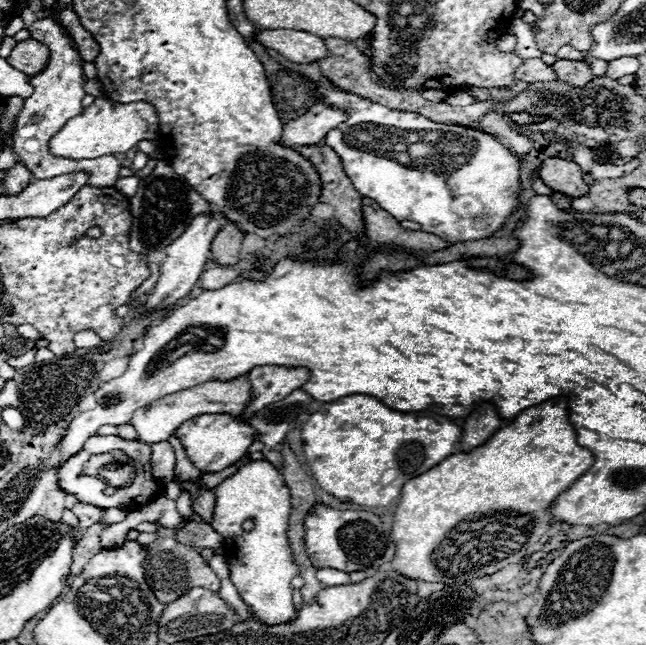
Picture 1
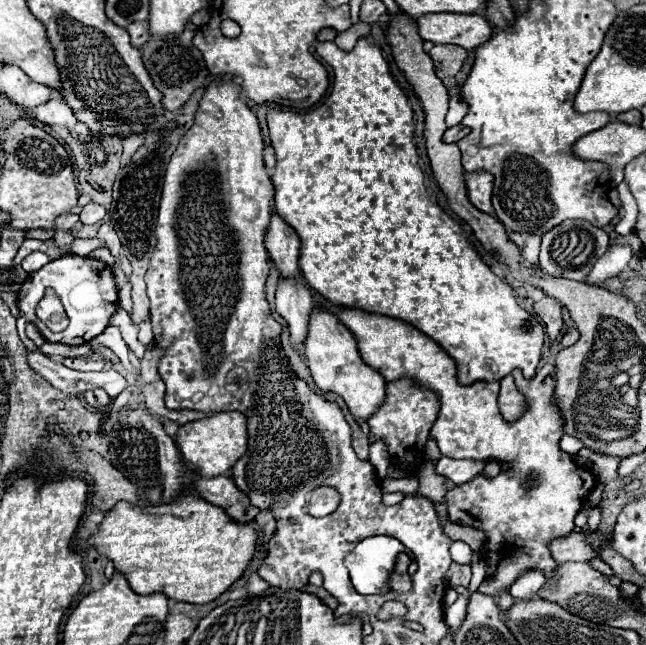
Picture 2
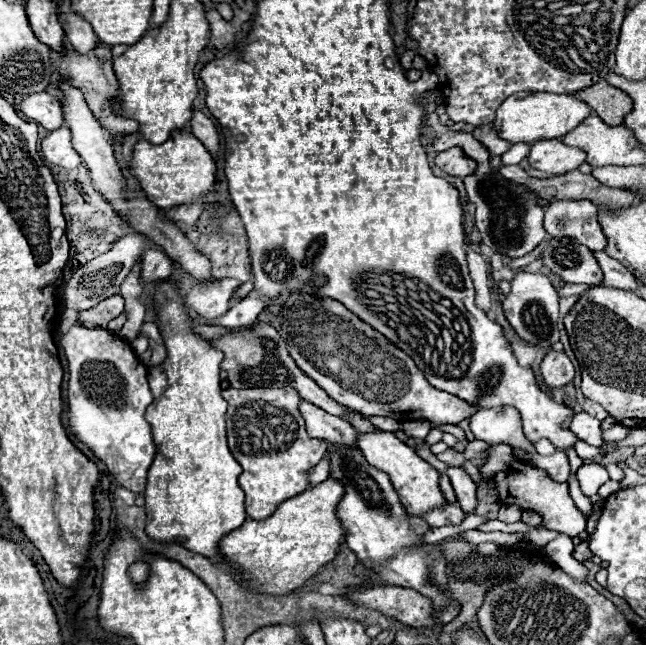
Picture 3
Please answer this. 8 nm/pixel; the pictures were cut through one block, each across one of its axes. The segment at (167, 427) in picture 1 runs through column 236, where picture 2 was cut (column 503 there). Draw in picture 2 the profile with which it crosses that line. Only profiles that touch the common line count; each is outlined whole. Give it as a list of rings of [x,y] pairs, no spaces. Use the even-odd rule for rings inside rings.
[[[510,374],[500,380],[498,406],[500,406],[500,412],[502,412],[506,422],[518,420],[526,410],[526,398],[518,392],[518,388],[514,384],[514,378]]]

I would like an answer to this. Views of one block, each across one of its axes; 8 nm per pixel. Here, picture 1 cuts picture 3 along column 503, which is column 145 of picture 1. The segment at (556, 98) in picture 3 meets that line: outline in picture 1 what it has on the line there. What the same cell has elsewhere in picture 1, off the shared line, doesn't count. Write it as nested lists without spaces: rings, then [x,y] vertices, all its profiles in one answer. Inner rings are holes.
[[[98,96],[92,106],[84,108],[82,114],[70,118],[68,124],[56,132],[50,142],[50,154],[58,158],[70,160],[84,160],[84,158],[98,158],[104,154],[120,154],[128,152],[140,140],[154,140],[158,138],[158,116],[148,102],[134,102],[134,104],[114,104],[106,96]]]

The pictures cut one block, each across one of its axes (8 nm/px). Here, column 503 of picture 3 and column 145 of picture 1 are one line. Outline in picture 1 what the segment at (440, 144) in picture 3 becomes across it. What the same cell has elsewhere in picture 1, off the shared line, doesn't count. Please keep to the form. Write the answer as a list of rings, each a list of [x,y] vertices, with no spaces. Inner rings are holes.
[[[158,160],[152,174],[140,180],[138,192],[130,198],[130,212],[134,216],[130,248],[134,252],[148,254],[156,248],[166,248],[172,240],[176,240],[196,214],[210,212],[210,204],[204,202],[204,198],[196,190],[192,190],[192,186],[184,178],[180,178],[168,162]]]

